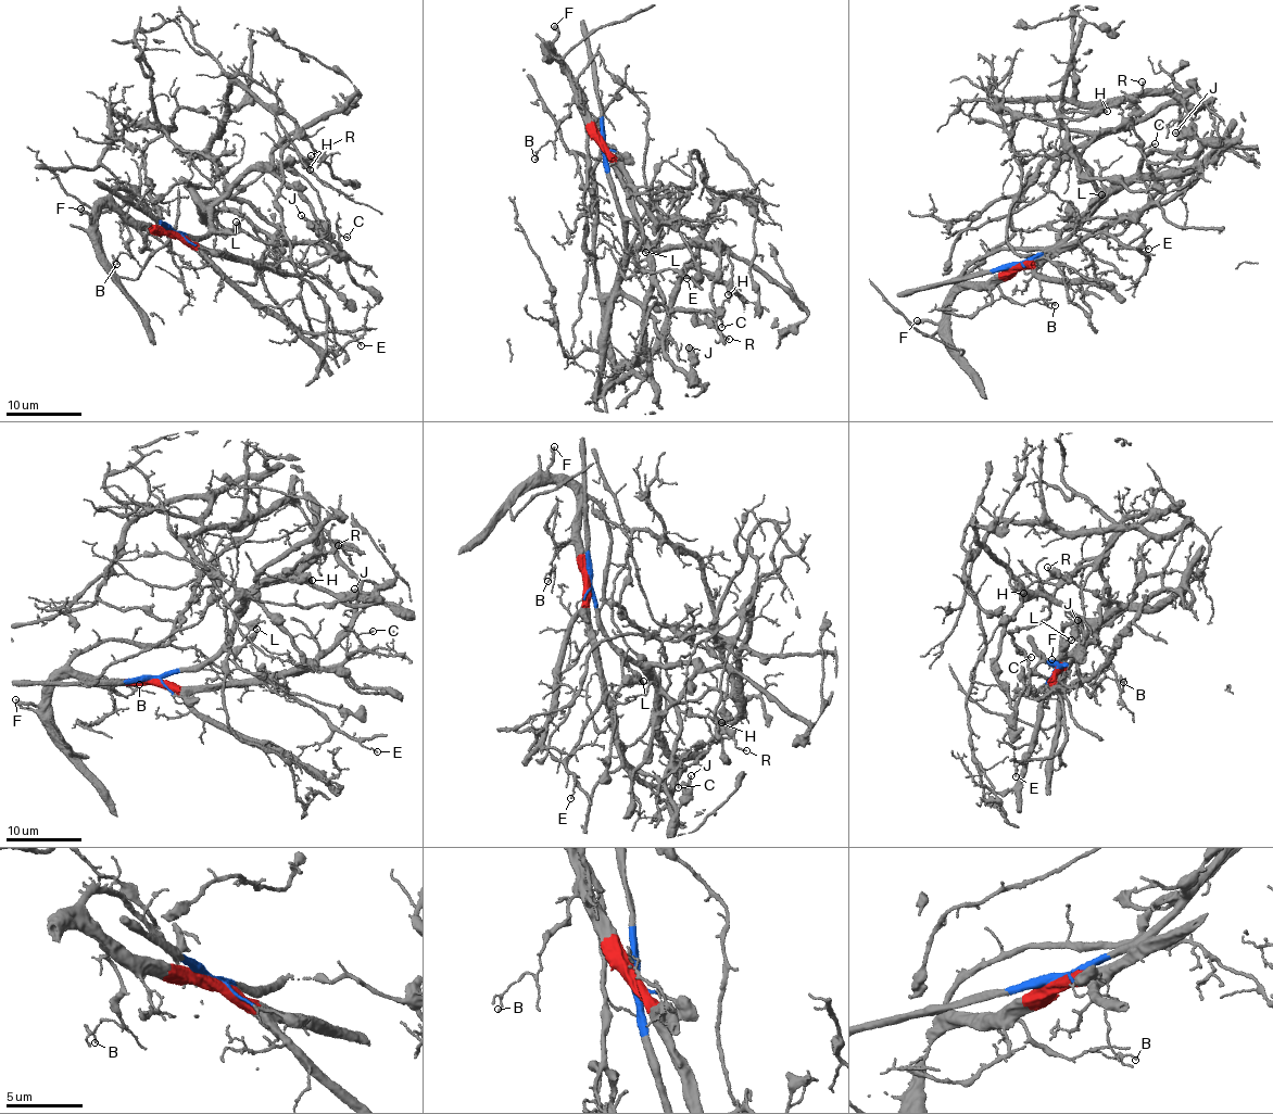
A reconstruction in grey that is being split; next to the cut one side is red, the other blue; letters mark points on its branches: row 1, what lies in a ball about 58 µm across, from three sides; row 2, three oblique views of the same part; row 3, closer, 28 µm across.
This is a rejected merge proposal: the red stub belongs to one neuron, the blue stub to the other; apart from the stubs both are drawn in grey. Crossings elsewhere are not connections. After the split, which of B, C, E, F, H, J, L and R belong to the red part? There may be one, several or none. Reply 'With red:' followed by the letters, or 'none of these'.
With red: B, C, E, F

